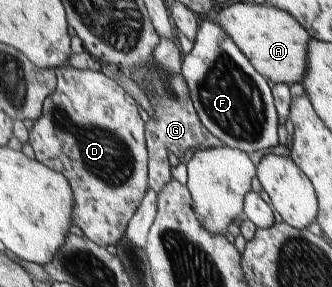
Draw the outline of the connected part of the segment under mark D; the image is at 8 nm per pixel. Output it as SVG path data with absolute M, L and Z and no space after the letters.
M60 67L56 70L57 90L45 101L44 112L39 120L34 121L34 127L29 131L29 144L34 149L36 159L47 168L61 173L73 188L73 225L78 226L84 233L84 237L94 242L97 246L107 247L116 245L128 231L130 220L136 215L138 208L144 202L146 192L149 191L149 154L146 154L146 142L144 140L144 122L140 118L138 106L132 96L126 96L124 88L118 86L114 80L105 76L102 72L93 72L90 70L77 70L73 67Z

